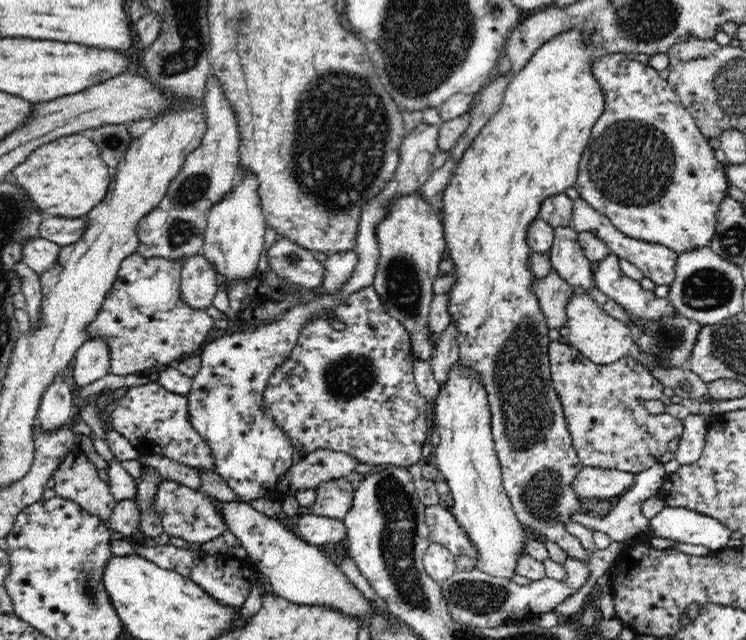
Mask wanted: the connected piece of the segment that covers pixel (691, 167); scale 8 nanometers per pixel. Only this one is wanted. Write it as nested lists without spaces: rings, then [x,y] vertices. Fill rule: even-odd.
[[[599,53],[596,58],[592,58],[590,70],[594,79],[598,81],[598,87],[604,95],[604,110],[591,130],[591,135],[584,153],[581,155],[579,170],[575,188],[579,192],[579,198],[588,202],[594,210],[604,214],[612,221],[612,224],[630,238],[650,242],[650,244],[660,244],[677,252],[690,252],[703,246],[709,246],[714,236],[717,223],[717,215],[720,210],[722,200],[728,195],[728,178],[725,174],[725,167],[715,158],[715,150],[710,147],[709,140],[704,137],[698,128],[692,114],[686,110],[681,103],[680,97],[676,94],[673,86],[666,79],[660,77],[659,71],[654,70],[649,64],[644,65],[636,59],[630,60],[624,53]]]

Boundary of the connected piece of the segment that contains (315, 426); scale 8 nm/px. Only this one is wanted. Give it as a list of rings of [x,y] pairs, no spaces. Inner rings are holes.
[[[373,286],[366,287],[344,299],[342,304],[339,304],[329,317],[312,321],[307,327],[304,327],[297,336],[296,344],[293,346],[292,354],[282,362],[280,366],[276,366],[276,370],[266,380],[264,386],[262,402],[260,402],[261,412],[263,416],[270,417],[274,421],[274,425],[280,427],[288,440],[294,447],[296,460],[306,456],[309,452],[316,449],[326,449],[346,453],[350,457],[356,459],[356,462],[362,464],[376,465],[394,465],[407,468],[423,460],[421,455],[422,446],[426,444],[426,436],[428,436],[429,418],[426,416],[426,400],[420,394],[419,386],[416,384],[415,376],[413,375],[413,357],[411,356],[411,334],[402,326],[398,319],[394,319],[387,313],[383,302],[380,300],[379,294],[374,290]],[[332,320],[344,323],[344,330],[336,331],[332,327]]]

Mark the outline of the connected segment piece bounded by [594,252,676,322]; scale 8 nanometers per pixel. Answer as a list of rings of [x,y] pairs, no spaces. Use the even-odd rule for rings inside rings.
[[[612,252],[598,262],[594,277],[597,289],[623,306],[631,316],[637,318],[637,322],[640,322],[640,318],[650,320],[666,314],[676,314],[668,298],[654,297],[652,291],[642,289],[639,282],[628,278],[620,268],[619,256]]]

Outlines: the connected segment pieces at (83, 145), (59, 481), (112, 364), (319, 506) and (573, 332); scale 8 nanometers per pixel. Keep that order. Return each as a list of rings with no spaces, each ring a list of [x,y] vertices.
[[[78,133],[40,146],[28,156],[26,162],[16,166],[6,181],[19,184],[47,216],[80,218],[105,198],[112,175],[113,169],[104,163],[100,148],[96,147],[92,138],[88,134]]]
[[[73,448],[53,474],[56,482],[53,490],[56,497],[72,501],[90,514],[100,518],[101,521],[108,523],[117,500],[113,497],[109,484],[98,476],[96,468],[78,448]]]
[[[138,253],[128,255],[120,265],[116,282],[100,304],[100,310],[92,322],[86,324],[86,341],[102,339],[108,347],[109,374],[126,376],[135,373],[153,373],[166,366],[173,366],[186,356],[198,352],[210,331],[215,328],[215,319],[206,314],[206,309],[188,306],[181,298],[181,271],[184,260],[167,258],[144,258]]]
[[[346,477],[323,482],[315,488],[316,500],[312,505],[312,514],[329,519],[343,520],[350,506],[355,483],[350,483]]]
[[[576,290],[572,294],[572,298],[568,300],[566,305],[566,316],[567,316],[567,326],[564,332],[569,336],[569,342],[574,347],[580,350],[580,352],[589,358],[592,362],[596,364],[612,364],[623,356],[630,353],[630,349],[634,347],[634,336],[630,327],[623,323],[622,321],[610,316],[601,304],[598,304],[588,293],[580,292]]]

